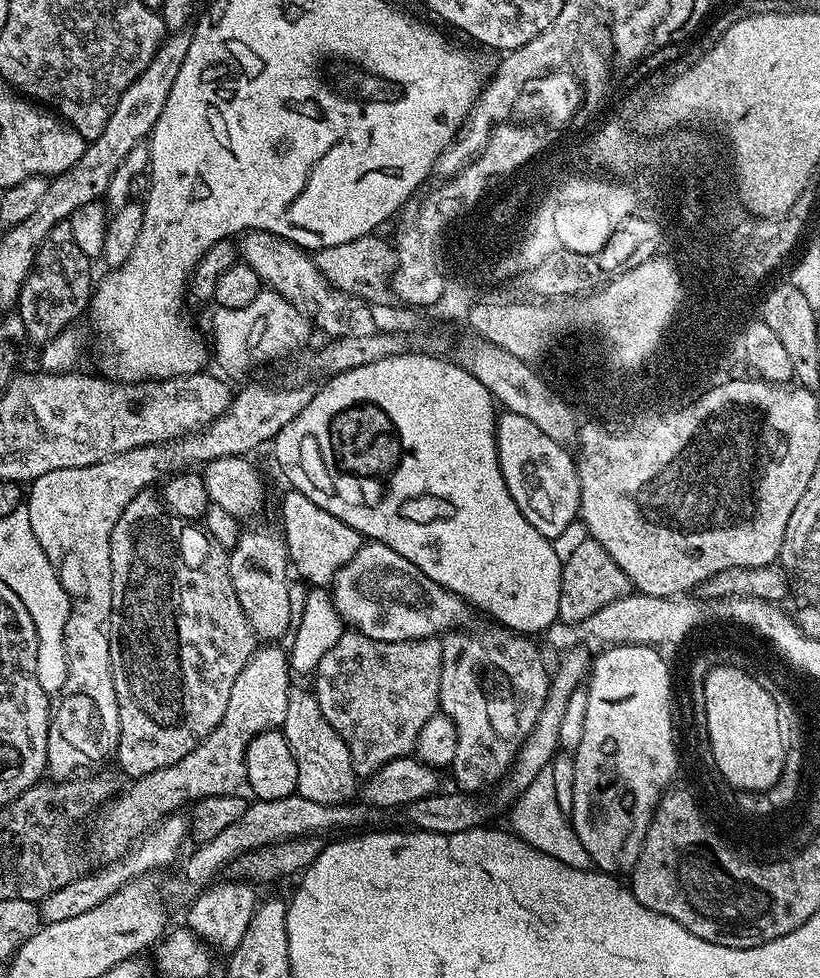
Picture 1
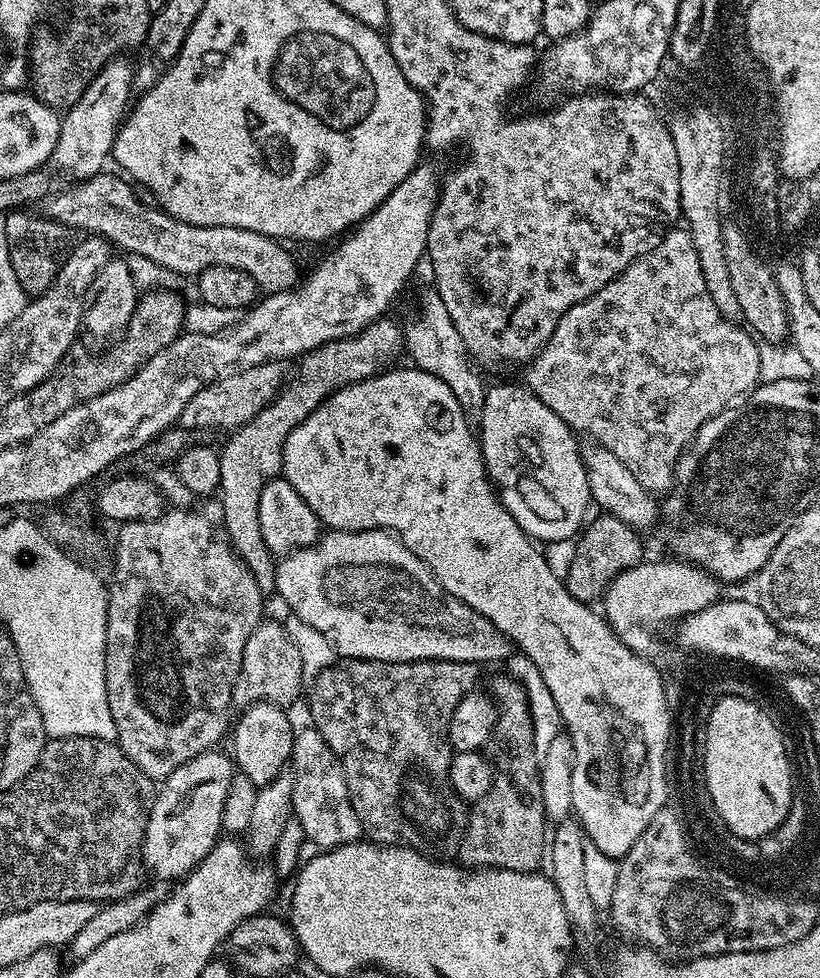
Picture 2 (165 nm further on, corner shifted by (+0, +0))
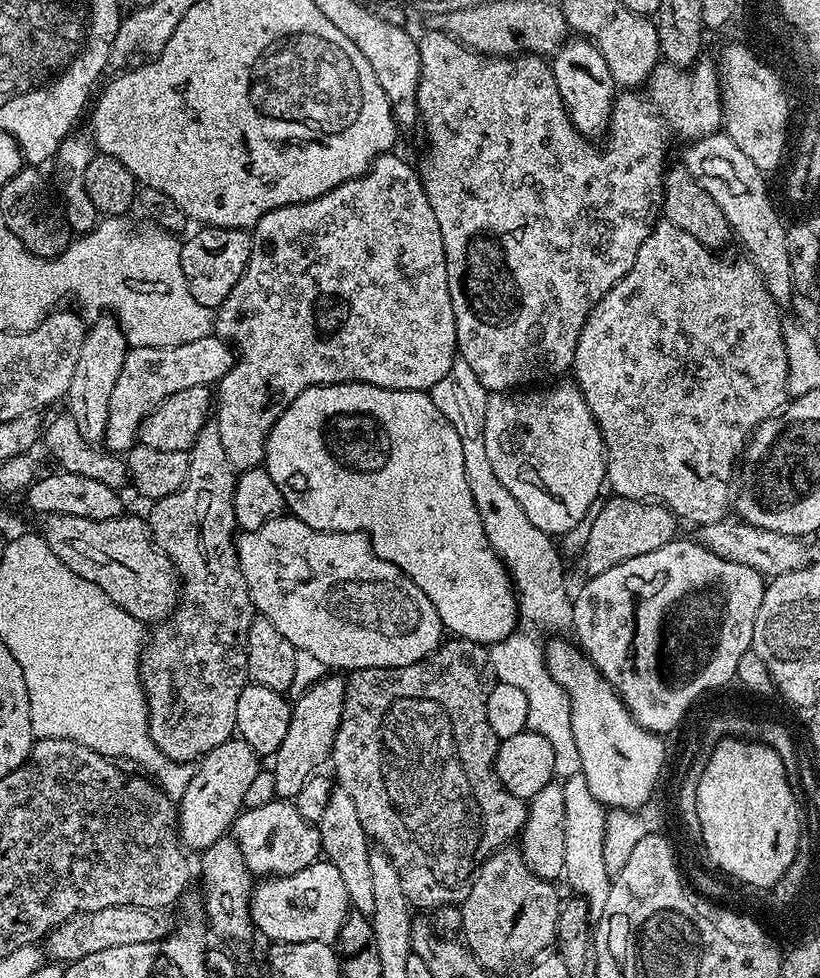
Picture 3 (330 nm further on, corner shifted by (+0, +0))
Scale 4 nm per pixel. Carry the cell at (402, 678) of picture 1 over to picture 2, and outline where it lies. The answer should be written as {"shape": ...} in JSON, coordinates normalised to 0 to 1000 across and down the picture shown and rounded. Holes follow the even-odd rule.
{"shape":[[[423,673],[411,674],[409,679],[401,681],[400,684],[393,685],[387,689],[385,693],[379,696],[380,709],[376,712],[376,724],[380,727],[379,743],[388,746],[388,751],[393,751],[393,755],[398,755],[398,763],[402,763],[402,767],[407,767],[407,771],[417,779],[417,787],[422,791],[422,804],[424,805],[424,817],[428,818],[432,828],[439,837],[440,848],[446,849],[446,855],[455,863],[488,863],[491,867],[507,867],[510,870],[518,872],[528,877],[541,877],[548,873],[555,872],[561,866],[561,859],[566,855],[566,851],[571,848],[572,823],[562,816],[559,811],[551,807],[551,801],[546,792],[549,791],[549,783],[551,782],[552,767],[551,760],[546,758],[546,743],[549,742],[549,734],[554,730],[554,726],[559,726],[559,718],[563,718],[568,714],[571,708],[577,707],[582,702],[580,694],[585,691],[587,684],[582,680],[573,677],[554,677],[552,675],[506,675],[505,677],[466,677],[465,675],[426,675]]]}

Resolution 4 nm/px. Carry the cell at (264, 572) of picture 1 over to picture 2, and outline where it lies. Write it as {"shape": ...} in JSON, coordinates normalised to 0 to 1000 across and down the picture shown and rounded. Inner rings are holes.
{"shape":[[[467,326],[455,329],[435,344],[423,344],[407,350],[398,350],[382,360],[373,360],[365,365],[366,377],[361,389],[352,388],[318,421],[310,423],[305,431],[287,439],[283,446],[266,462],[268,472],[268,498],[266,510],[273,518],[273,537],[280,546],[285,562],[298,574],[298,578],[310,587],[318,605],[327,607],[337,600],[338,570],[324,558],[320,550],[320,537],[315,534],[315,511],[328,491],[338,490],[346,476],[346,457],[351,445],[359,441],[393,411],[398,411],[412,399],[448,384],[462,384],[465,380],[477,377],[480,369],[468,364],[468,330]],[[449,364],[454,373],[449,376]],[[468,364],[468,365],[467,365]]]}

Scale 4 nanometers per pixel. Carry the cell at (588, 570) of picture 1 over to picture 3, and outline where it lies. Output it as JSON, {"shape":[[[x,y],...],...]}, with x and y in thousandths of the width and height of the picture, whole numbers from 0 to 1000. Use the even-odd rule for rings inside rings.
{"shape":[[[750,505],[743,508],[737,511],[737,519],[729,526],[729,530],[722,532],[720,550],[715,550],[715,558],[710,565],[712,581],[718,590],[739,587],[739,583],[749,583],[749,579],[768,571],[778,571],[778,566],[793,566],[793,562],[802,562],[827,548],[826,529],[810,516],[789,511],[759,509]]]}

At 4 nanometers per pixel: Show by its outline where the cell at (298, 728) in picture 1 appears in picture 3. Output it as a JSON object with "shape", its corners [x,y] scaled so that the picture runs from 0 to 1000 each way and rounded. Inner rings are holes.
{"shape":[[[413,804],[406,805],[402,821],[388,839],[390,848],[390,865],[399,882],[412,890],[417,903],[422,905],[426,925],[441,936],[452,938],[456,935],[456,913],[451,895],[451,860],[437,836],[437,827],[427,817],[427,812]]]}

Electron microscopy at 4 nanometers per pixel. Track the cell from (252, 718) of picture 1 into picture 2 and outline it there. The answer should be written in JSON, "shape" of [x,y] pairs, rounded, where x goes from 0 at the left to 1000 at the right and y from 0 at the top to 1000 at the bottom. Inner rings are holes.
{"shape":[[[323,632],[305,648],[300,655],[300,665],[295,665],[295,681],[290,685],[290,693],[283,707],[283,724],[296,726],[306,720],[335,718],[343,722],[352,722],[366,712],[366,702],[373,699],[368,685],[367,670],[362,662],[354,656],[354,650],[340,633]]]}

